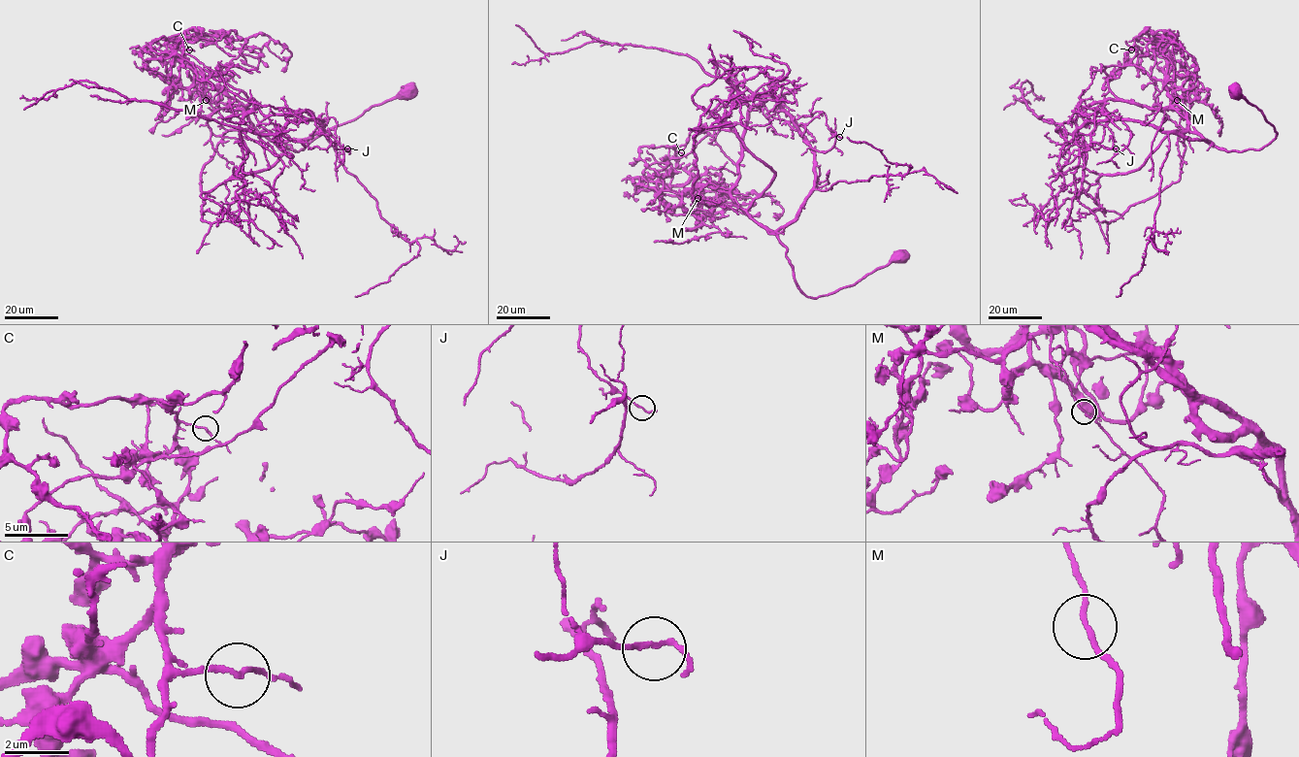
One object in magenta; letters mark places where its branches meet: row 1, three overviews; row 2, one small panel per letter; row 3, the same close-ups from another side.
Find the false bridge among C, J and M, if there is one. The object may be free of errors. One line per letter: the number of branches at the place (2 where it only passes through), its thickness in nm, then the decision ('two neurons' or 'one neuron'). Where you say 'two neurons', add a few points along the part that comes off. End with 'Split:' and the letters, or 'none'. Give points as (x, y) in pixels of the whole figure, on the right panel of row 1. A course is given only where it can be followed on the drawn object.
C: branches 2; calibre 150 nm; one neuron
J: branches 2; calibre 140 nm; one neuron
M: branches 2; calibre 150 nm; two neurons; course (1177, 100), (1193, 87), (1171, 56), (1163, 87), (1180, 107), (1081, 110), (1081, 258)
Split: M

